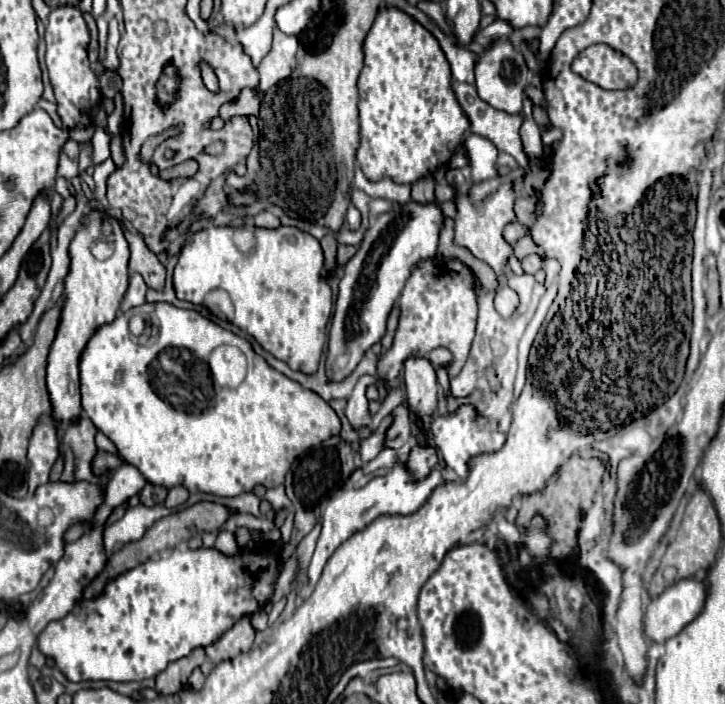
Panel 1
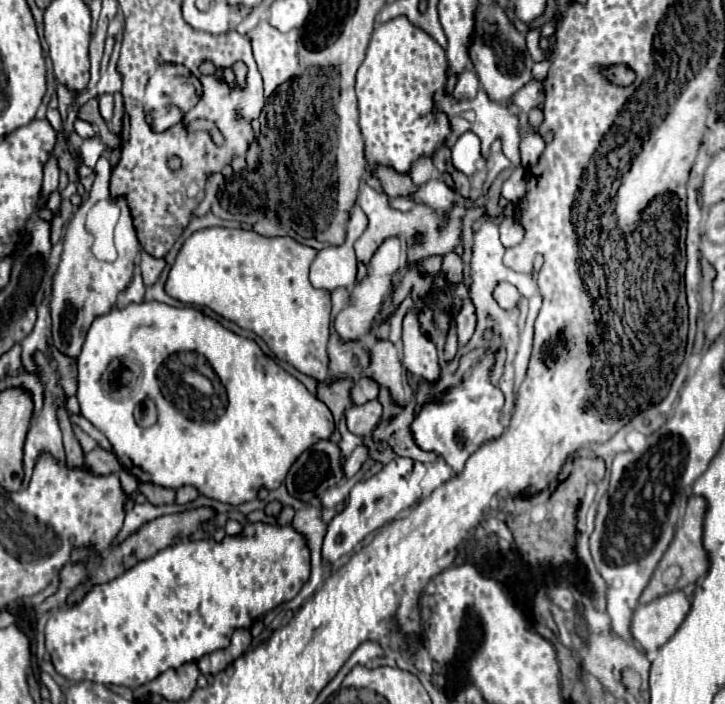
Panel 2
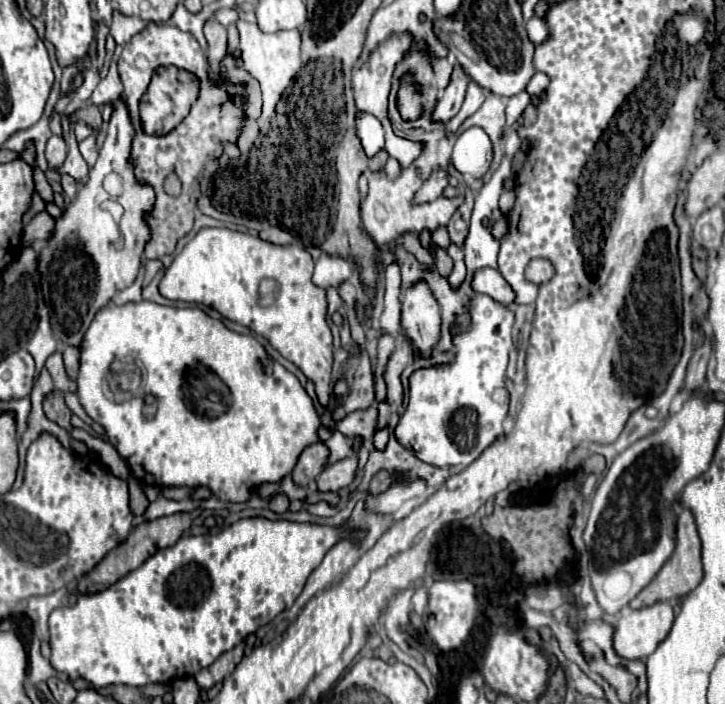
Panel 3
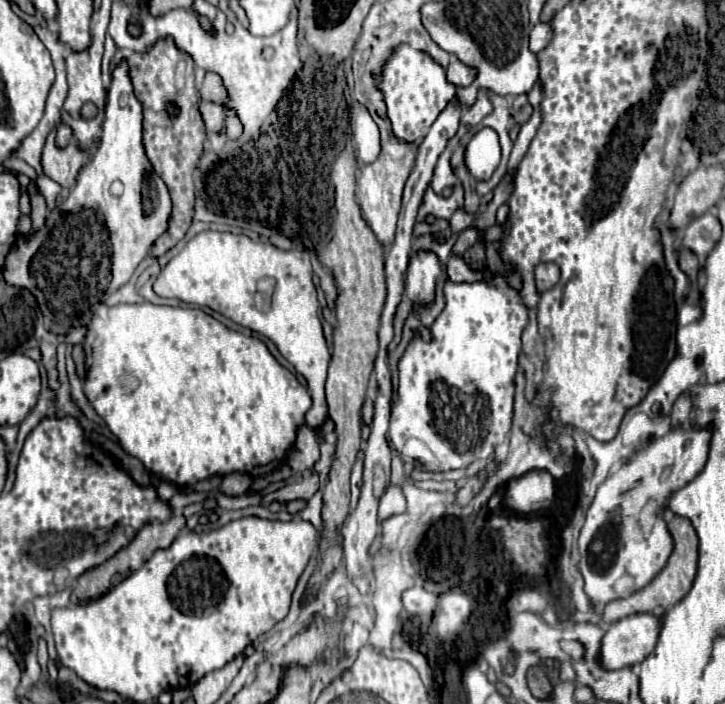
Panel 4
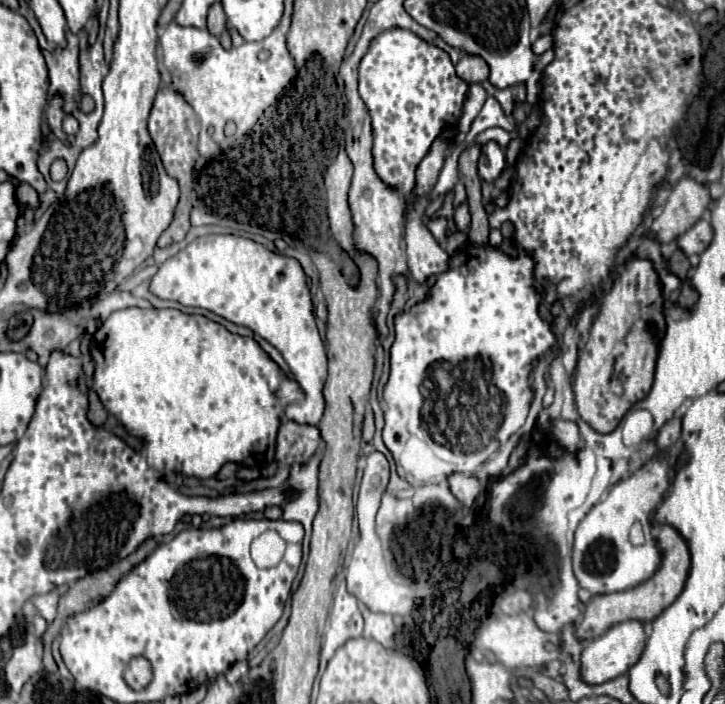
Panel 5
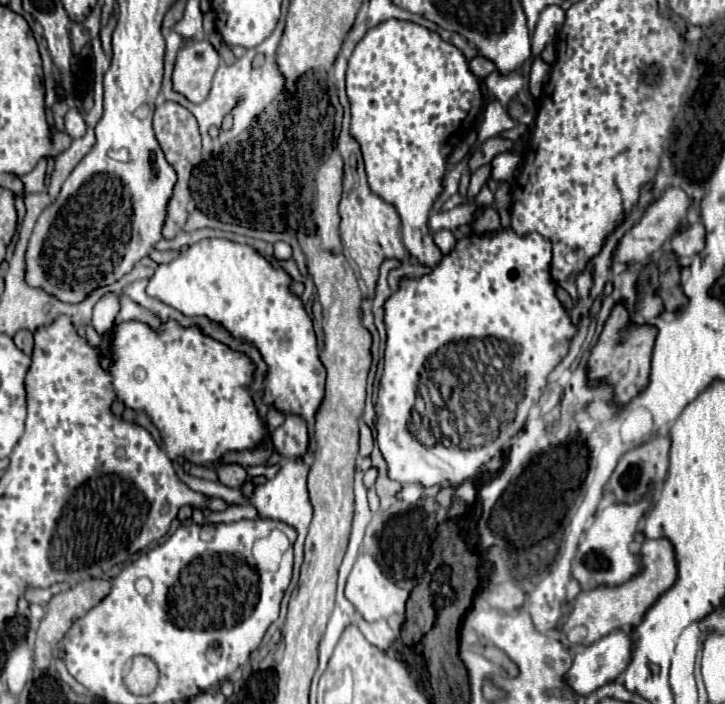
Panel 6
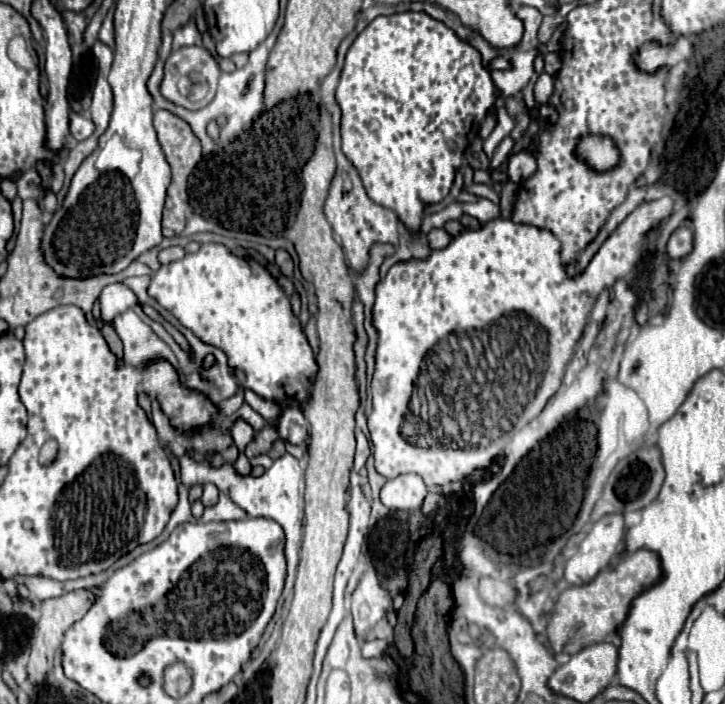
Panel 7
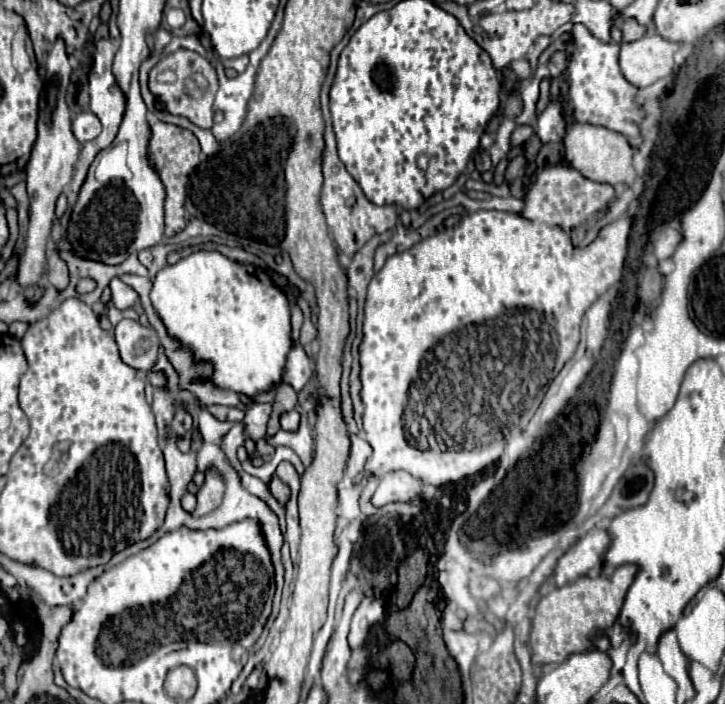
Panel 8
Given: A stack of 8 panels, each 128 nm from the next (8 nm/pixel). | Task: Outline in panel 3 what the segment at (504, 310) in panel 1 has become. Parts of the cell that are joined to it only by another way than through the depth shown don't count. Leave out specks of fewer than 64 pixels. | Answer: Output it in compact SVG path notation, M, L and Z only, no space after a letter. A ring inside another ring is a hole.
M492 268L478 270L472 282L472 288L480 294L488 294L490 298L494 298L500 304L510 304L516 298L512 286L504 280L504 276L498 270L492 270Z

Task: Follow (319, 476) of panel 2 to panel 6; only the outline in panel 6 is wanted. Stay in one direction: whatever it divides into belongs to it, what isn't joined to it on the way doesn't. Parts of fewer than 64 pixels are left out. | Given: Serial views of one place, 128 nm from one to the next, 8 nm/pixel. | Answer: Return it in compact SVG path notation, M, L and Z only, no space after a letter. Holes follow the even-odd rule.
M286 416L284 424L278 426L272 434L270 434L272 446L274 450L282 456L282 458L298 458L302 454L306 454L308 450L308 428L306 422L298 416Z

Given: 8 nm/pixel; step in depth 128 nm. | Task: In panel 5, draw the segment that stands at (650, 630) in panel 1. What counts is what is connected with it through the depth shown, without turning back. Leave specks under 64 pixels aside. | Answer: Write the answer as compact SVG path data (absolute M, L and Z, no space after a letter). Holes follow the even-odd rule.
M622 622L618 626L612 626L606 634L586 644L582 652L582 680L588 684L602 684L628 672L630 666L634 666L634 662L638 662L638 658L642 656L644 646L646 646L646 632L642 622Z

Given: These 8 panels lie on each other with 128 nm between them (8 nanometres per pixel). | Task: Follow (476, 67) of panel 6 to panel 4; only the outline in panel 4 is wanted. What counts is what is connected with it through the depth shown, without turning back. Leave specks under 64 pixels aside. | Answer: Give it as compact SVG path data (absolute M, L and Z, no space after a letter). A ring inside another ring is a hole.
M454 56L450 58L450 66L446 68L446 72L448 72L448 82L454 82L456 88L466 88L466 86L470 86L472 80L474 80L474 76L476 76L476 70L474 70L474 68L462 64L462 62L460 62L458 58L454 58Z

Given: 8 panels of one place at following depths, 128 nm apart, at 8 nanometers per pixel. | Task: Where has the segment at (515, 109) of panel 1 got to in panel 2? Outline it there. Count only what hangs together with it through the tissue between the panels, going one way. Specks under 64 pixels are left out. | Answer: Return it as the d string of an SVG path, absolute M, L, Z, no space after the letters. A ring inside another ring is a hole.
M498 4L482 6L476 12L476 32L474 42L470 46L470 60L474 72L484 86L490 100L500 104L510 104L512 96L532 80L532 64L524 42L524 34L520 34L506 18L504 10Z

